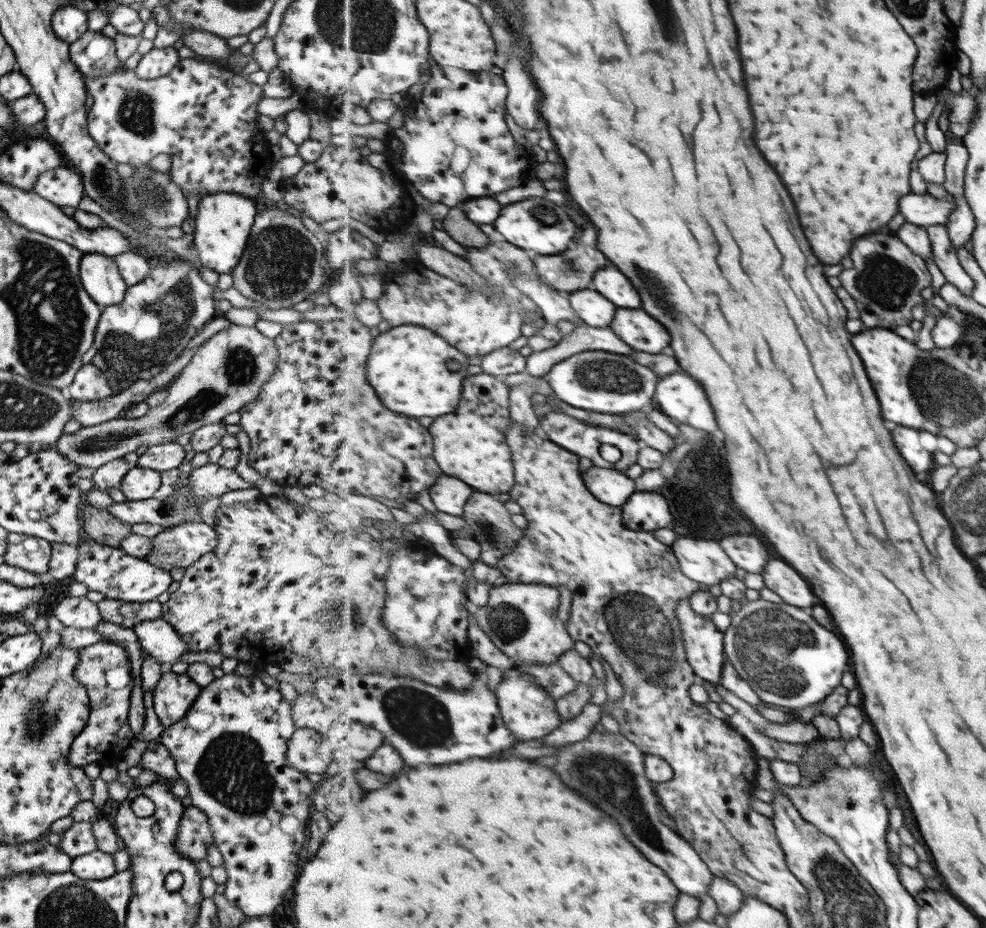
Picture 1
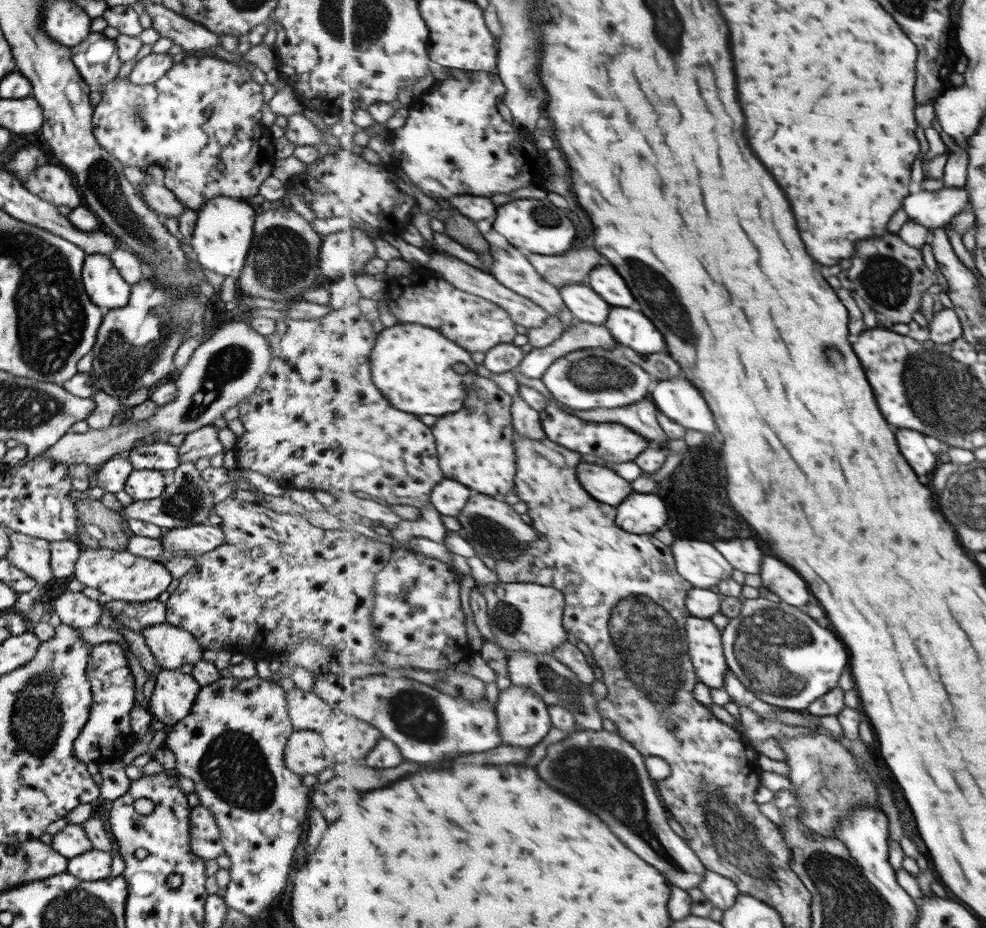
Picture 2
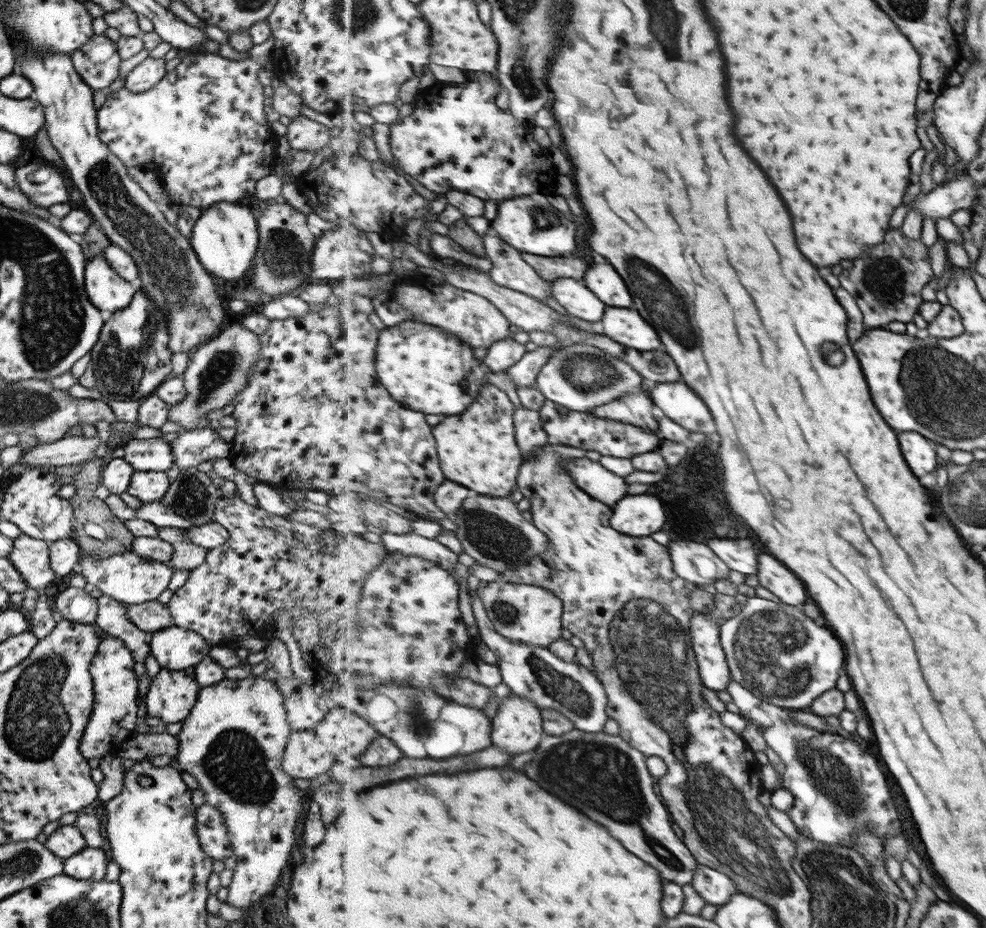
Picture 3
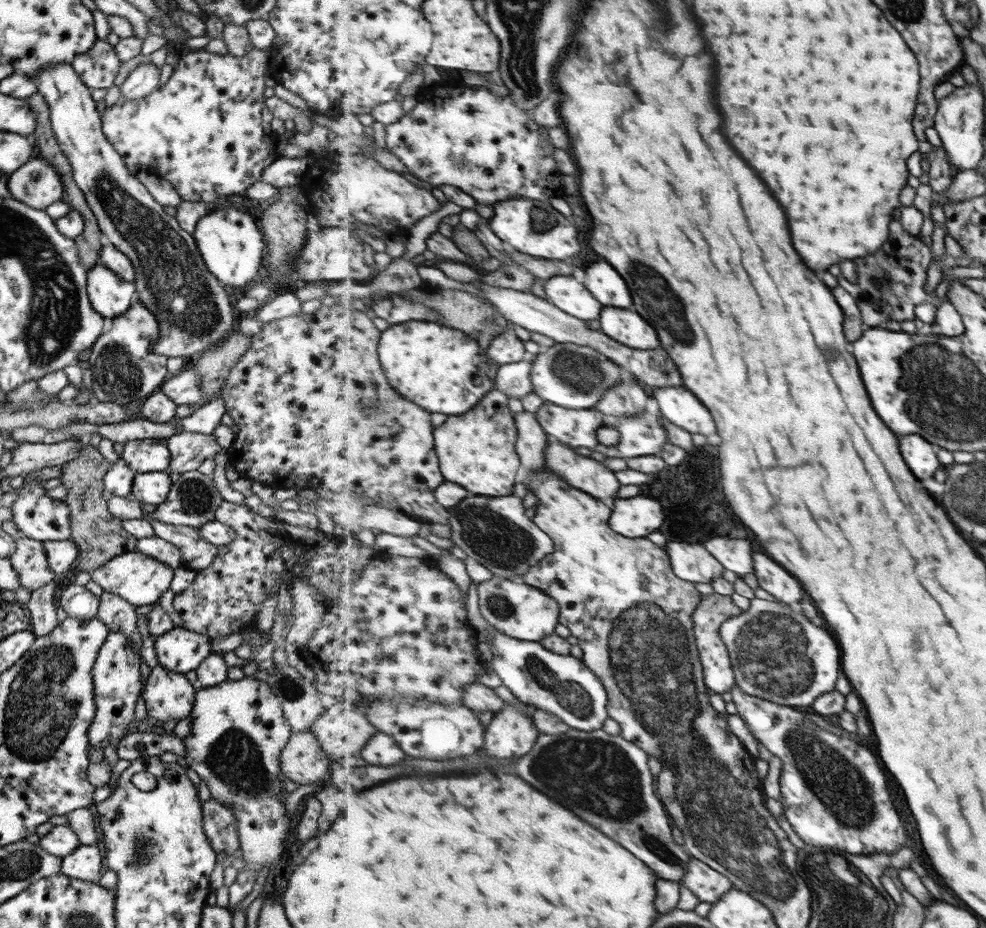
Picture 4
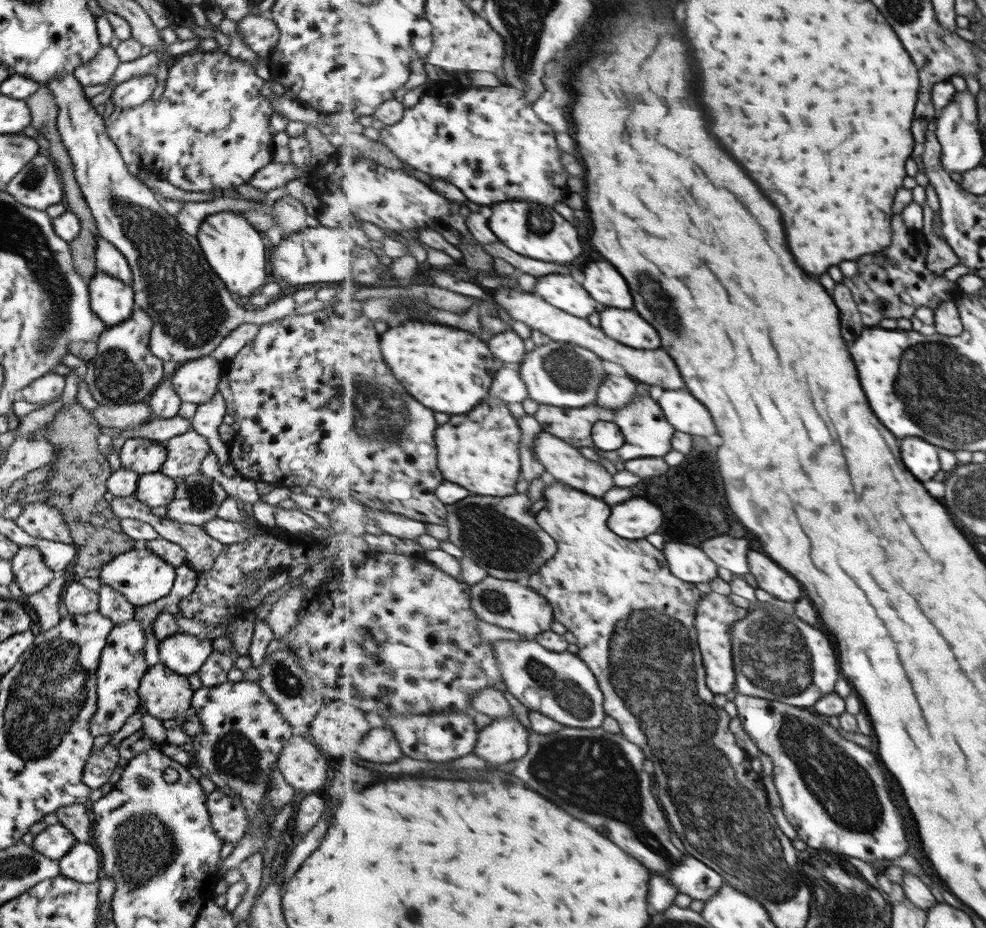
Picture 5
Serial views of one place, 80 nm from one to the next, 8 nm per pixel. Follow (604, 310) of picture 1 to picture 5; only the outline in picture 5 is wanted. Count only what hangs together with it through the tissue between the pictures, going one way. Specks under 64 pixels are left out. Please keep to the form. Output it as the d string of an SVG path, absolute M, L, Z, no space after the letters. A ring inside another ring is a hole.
M549 274L536 281L535 293L553 306L585 319L589 318L589 314L597 312L599 302L591 298L589 291L585 290L573 276Z

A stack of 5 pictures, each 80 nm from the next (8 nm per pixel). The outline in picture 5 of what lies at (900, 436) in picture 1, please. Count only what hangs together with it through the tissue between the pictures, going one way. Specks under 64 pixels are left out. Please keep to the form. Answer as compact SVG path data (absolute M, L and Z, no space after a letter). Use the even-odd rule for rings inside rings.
M905 438L903 440L903 460L907 466L911 466L911 472L921 480L927 482L931 480L939 470L939 447L929 444L923 438Z

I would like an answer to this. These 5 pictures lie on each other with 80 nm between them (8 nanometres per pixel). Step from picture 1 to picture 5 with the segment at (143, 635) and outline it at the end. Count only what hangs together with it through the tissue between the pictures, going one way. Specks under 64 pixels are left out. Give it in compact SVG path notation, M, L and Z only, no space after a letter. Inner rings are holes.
M179 632L166 636L158 641L158 662L180 675L196 673L213 651L210 642L208 638Z

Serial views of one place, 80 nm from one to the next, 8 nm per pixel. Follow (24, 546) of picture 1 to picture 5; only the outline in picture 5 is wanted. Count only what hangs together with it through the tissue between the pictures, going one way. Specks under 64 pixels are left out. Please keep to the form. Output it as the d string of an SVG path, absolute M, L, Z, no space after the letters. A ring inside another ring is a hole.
M18 548L15 556L10 558L14 582L21 592L30 594L41 590L53 577L54 573L45 566L35 548Z

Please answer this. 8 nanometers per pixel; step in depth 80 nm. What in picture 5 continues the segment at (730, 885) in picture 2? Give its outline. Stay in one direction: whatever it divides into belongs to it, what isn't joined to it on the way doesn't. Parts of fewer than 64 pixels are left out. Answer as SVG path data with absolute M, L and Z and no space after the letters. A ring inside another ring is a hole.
M691 855L685 856L682 864L674 866L668 874L679 892L704 902L711 900L725 884L724 876Z

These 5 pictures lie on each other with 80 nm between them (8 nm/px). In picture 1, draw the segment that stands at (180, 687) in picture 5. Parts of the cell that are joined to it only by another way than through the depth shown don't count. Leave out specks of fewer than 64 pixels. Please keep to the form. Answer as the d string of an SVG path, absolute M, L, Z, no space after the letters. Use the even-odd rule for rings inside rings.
M172 671L163 673L152 690L152 709L163 726L169 726L184 718L202 687L197 686L185 673L175 674Z

